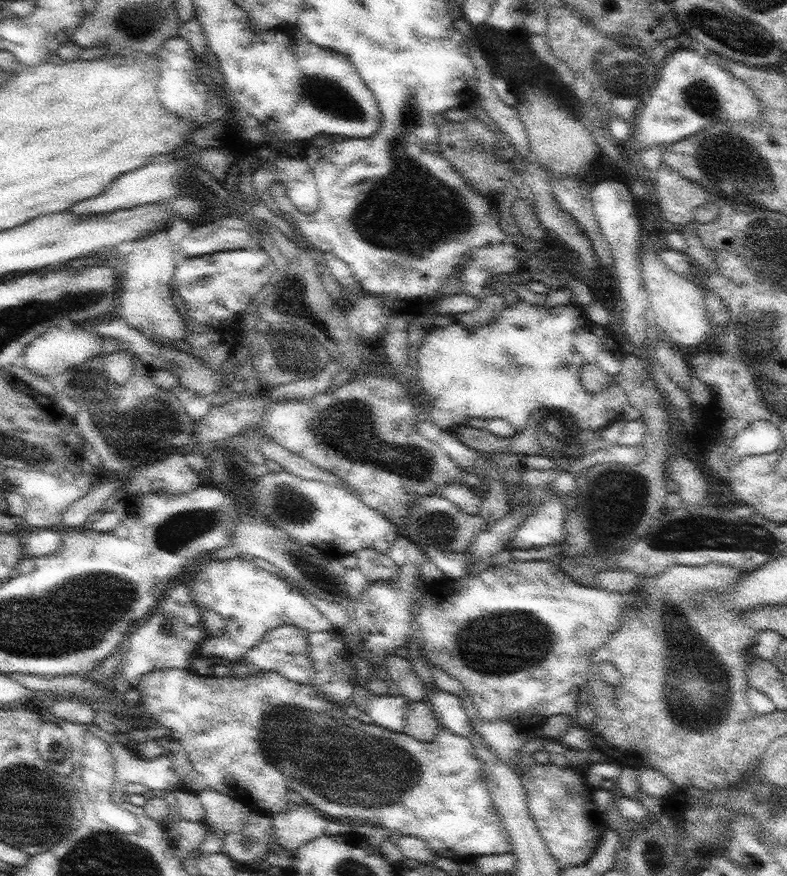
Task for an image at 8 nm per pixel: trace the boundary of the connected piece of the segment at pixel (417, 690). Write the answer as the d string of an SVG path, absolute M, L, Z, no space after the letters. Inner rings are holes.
M388 655L384 659L384 666L396 686L402 691L402 695L408 697L408 700L426 700L425 682L416 673L417 668L412 665L410 658Z

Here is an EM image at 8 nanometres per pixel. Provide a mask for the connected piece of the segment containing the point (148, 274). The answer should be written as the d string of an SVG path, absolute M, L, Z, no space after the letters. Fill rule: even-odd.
M162 228L136 240L136 247L129 254L126 264L121 269L118 312L132 325L142 331L148 339L164 343L170 347L170 340L185 340L186 324L184 316L174 306L172 300L172 276L176 272L174 246L168 236L168 228Z

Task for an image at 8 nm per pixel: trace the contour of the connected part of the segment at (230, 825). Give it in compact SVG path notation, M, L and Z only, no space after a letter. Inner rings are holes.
M203 790L198 793L202 806L205 810L205 821L208 824L210 830L218 832L218 829L222 829L224 833L232 835L243 835L244 826L246 826L247 816L252 809L238 800L235 796L231 796L229 793L221 792L217 790Z

